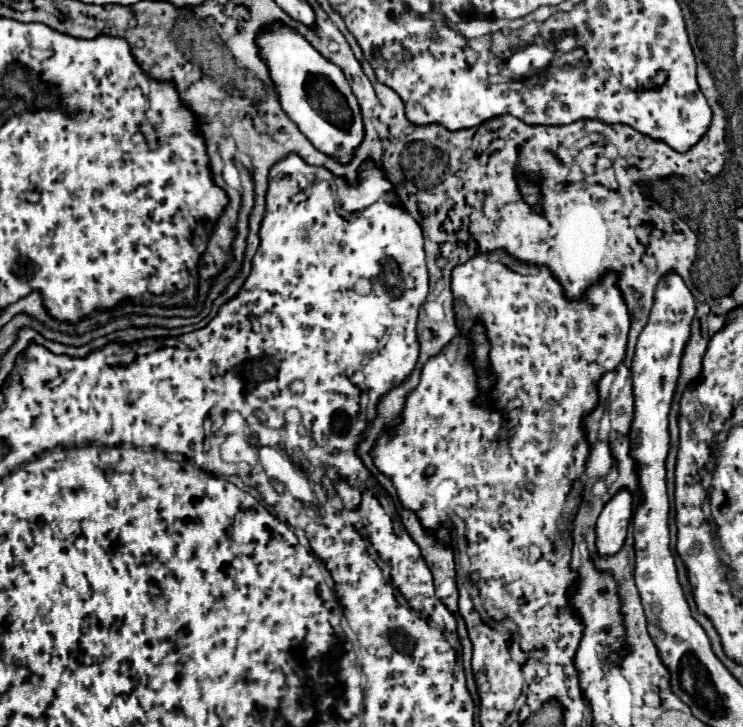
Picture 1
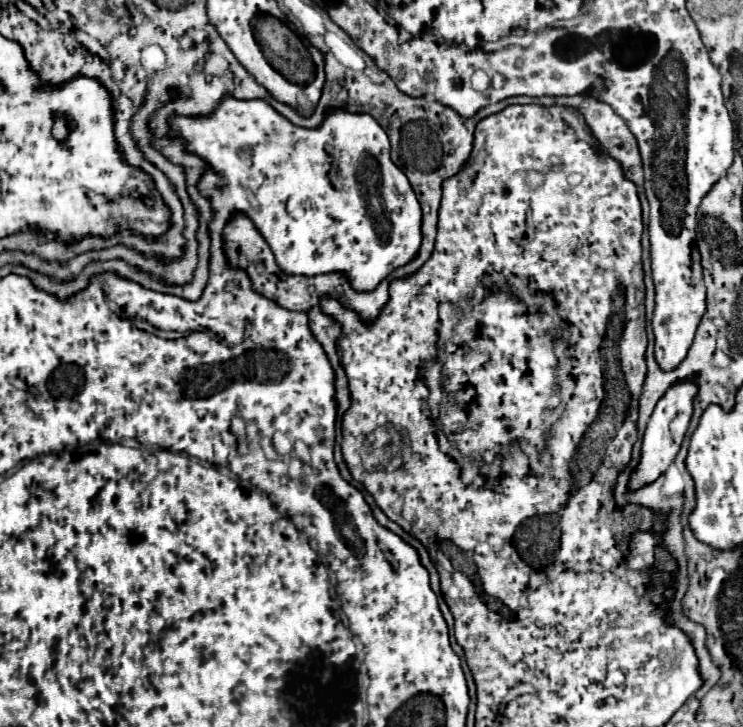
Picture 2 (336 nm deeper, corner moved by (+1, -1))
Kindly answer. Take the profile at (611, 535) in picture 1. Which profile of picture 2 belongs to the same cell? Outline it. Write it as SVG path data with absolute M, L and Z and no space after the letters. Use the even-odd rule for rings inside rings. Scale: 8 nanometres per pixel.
M684 381L684 383L672 385L666 391L666 395L658 401L658 405L656 405L656 409L654 409L650 421L648 421L644 439L642 439L640 461L632 469L630 479L628 479L628 491L638 491L638 489L654 483L660 475L666 473L666 469L670 467L670 463L678 455L680 445L682 445L682 439L686 435L686 429L688 429L688 423L690 423L690 417L692 417L692 399L694 399L696 391L698 389L696 389L694 383Z

